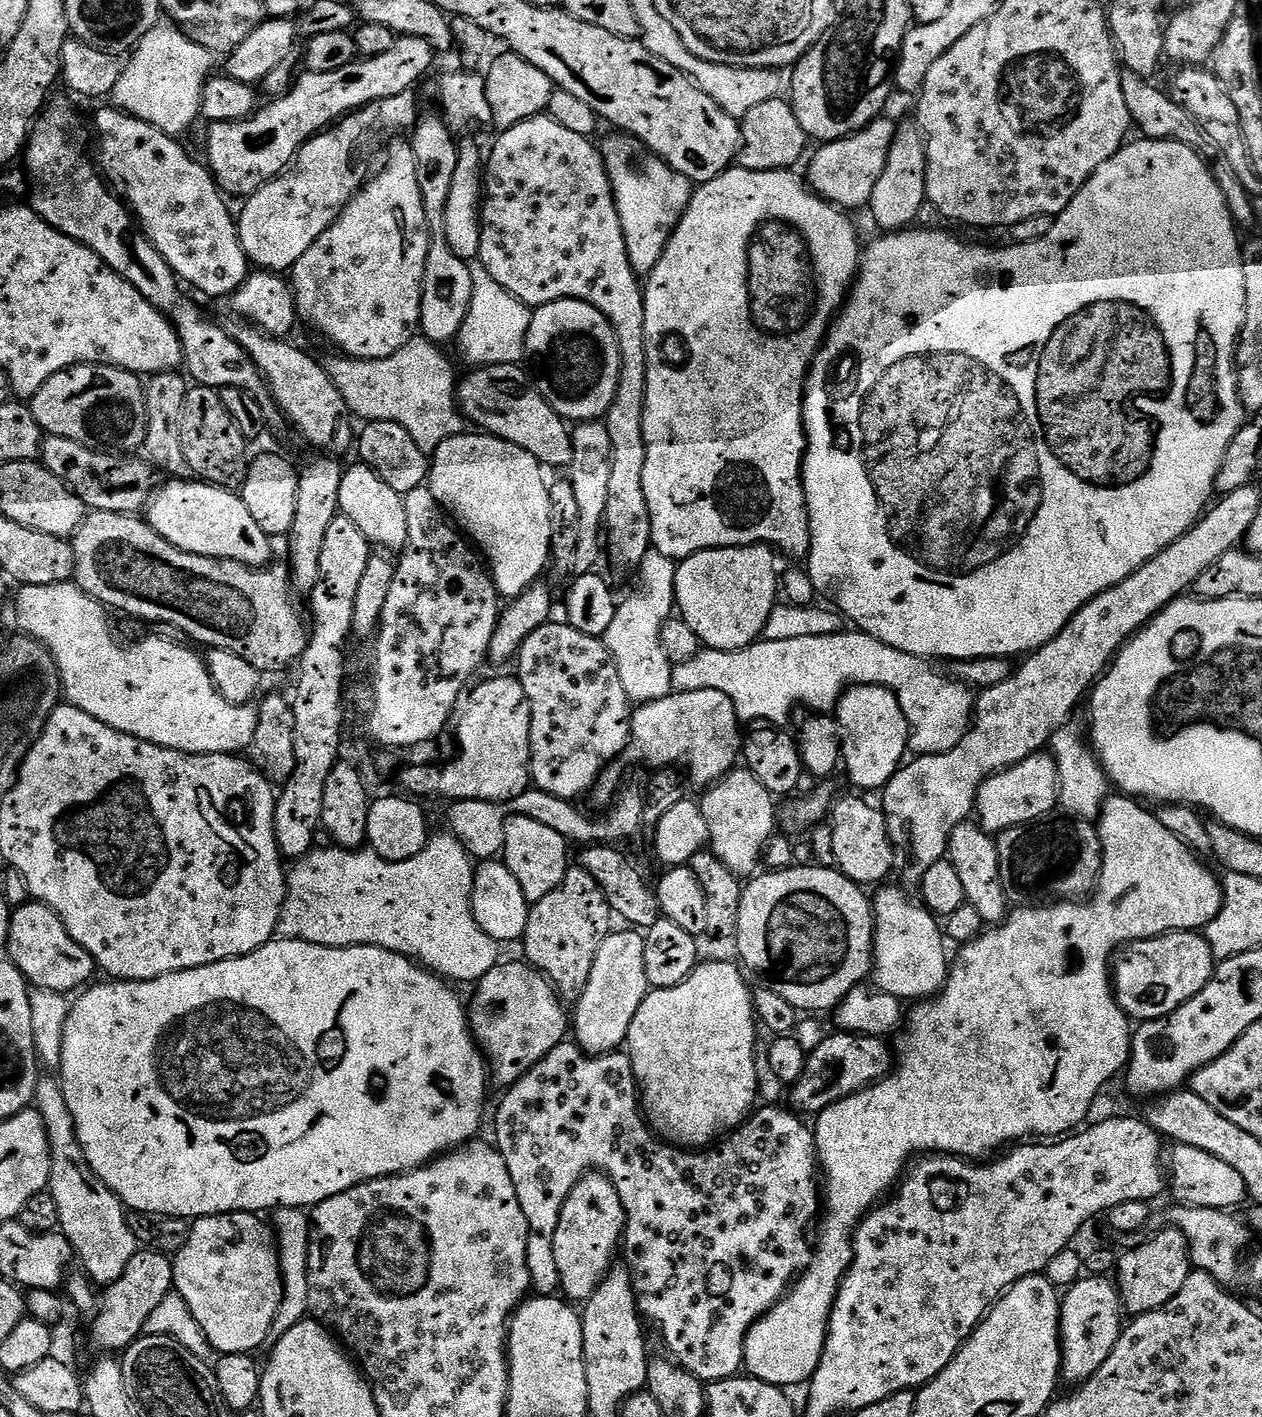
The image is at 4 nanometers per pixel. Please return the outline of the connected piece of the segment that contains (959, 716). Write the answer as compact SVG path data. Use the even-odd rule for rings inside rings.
M844 630L818 638L786 638L786 642L761 638L749 648L733 652L701 647L694 658L671 669L672 690L722 690L734 702L741 721L784 726L799 704L813 708L813 713L828 714L853 681L877 684L879 688L889 688L898 698L902 714L908 720L908 747L916 756L954 750L974 720L973 689L951 675L943 676L932 665L935 663L925 657L906 654L862 631L852 632Z

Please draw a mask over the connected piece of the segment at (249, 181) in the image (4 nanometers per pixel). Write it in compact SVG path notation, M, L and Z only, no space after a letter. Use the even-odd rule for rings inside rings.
M397 36L394 46L377 56L357 58L350 64L342 66L340 70L329 72L305 71L304 76L297 75L294 83L283 96L275 97L271 102L252 113L247 120L231 120L230 122L212 122L207 125L208 133L204 136L204 152L208 155L206 167L216 180L221 192L229 197L240 196L247 198L259 190L268 180L273 180L288 171L300 148L311 140L313 136L325 131L347 112L355 108L364 108L367 104L379 105L381 100L394 98L403 92L411 93L412 87L432 68L432 63L438 59L437 53L422 38L413 36Z

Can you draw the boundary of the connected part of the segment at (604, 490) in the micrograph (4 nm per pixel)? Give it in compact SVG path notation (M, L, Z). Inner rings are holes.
M584 422L572 432L572 463L570 479L574 498L578 501L578 546L576 550L577 573L591 573L602 556L602 529L606 514L606 498L610 498L610 470L612 447L607 427L600 422Z

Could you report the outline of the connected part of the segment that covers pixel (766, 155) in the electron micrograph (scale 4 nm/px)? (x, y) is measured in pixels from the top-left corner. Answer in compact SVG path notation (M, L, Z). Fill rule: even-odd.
M777 98L754 106L740 120L739 167L755 172L786 172L795 169L800 159L805 159L810 141L807 134L794 118L794 110L787 99ZM804 151L805 156L804 156ZM804 156L804 157L803 157Z

